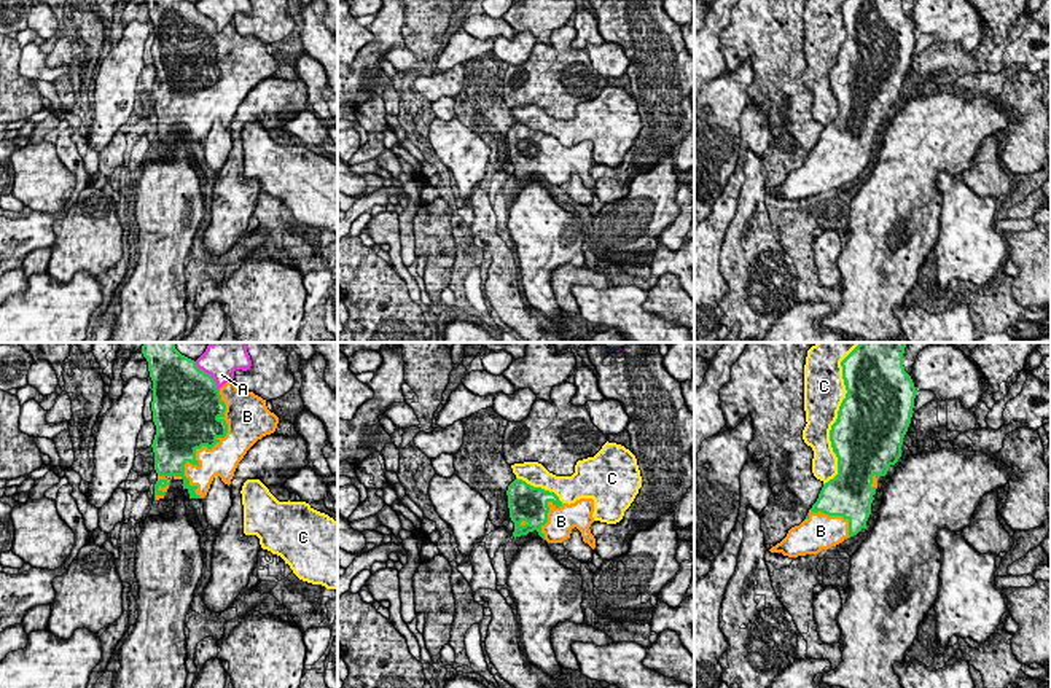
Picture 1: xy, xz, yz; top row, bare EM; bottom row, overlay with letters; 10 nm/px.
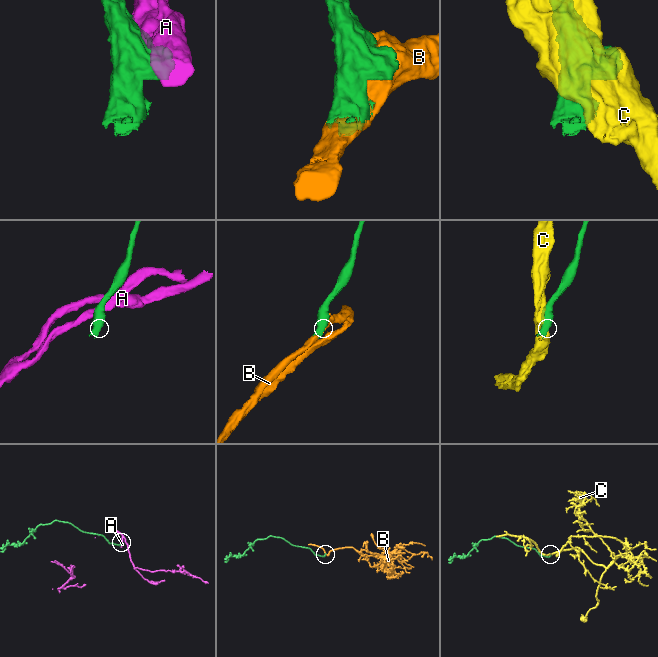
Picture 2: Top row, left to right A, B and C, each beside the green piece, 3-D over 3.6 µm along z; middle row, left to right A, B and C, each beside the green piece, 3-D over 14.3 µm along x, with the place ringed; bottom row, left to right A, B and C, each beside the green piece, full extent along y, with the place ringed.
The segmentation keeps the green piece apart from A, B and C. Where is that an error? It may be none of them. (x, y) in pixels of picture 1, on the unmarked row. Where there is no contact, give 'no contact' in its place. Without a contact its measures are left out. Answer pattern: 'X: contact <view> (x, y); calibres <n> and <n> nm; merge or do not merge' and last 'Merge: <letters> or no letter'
A: contact xy (209, 18); calibres 500 and 260 nm; do not merge
B: contact xy (204, 88); calibres 500 and 320 nm; merge
C: contact yz (835, 66); calibres 500 and 360 nm; do not merge
Merge: B

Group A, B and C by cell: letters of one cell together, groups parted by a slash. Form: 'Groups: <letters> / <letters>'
Groups: A / B / C

